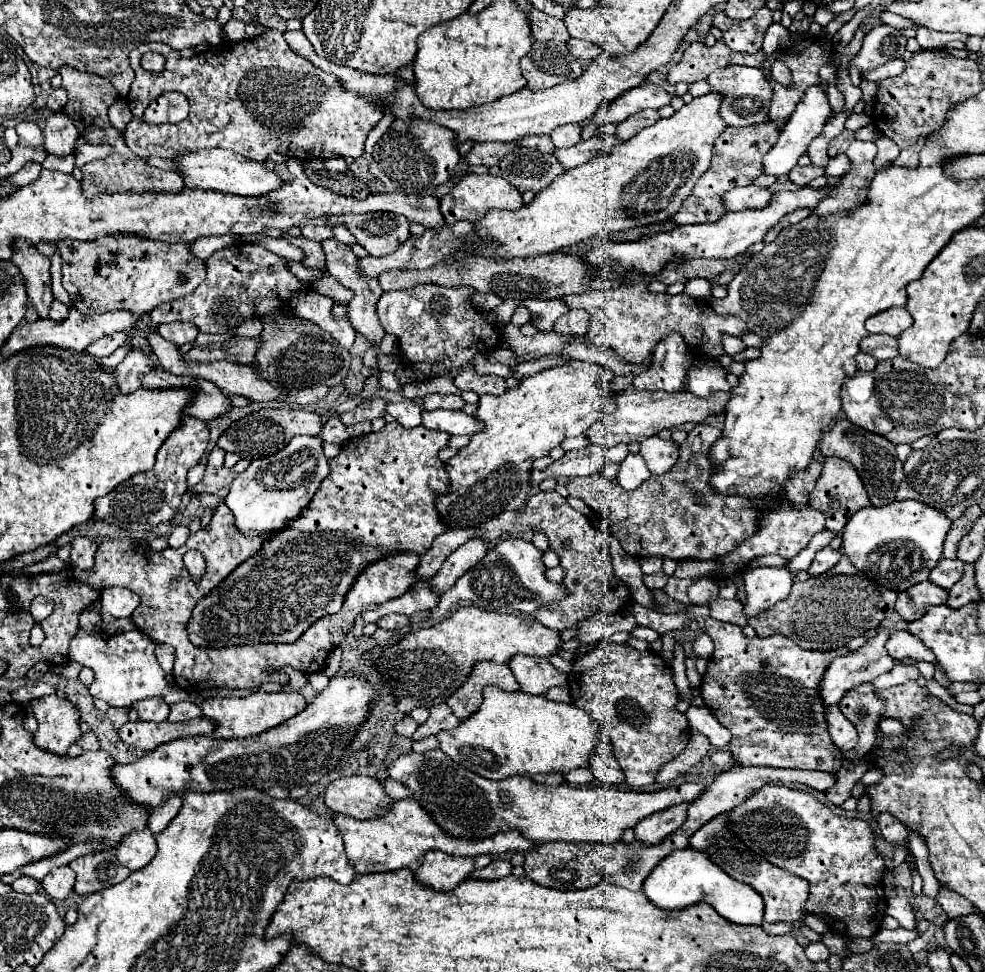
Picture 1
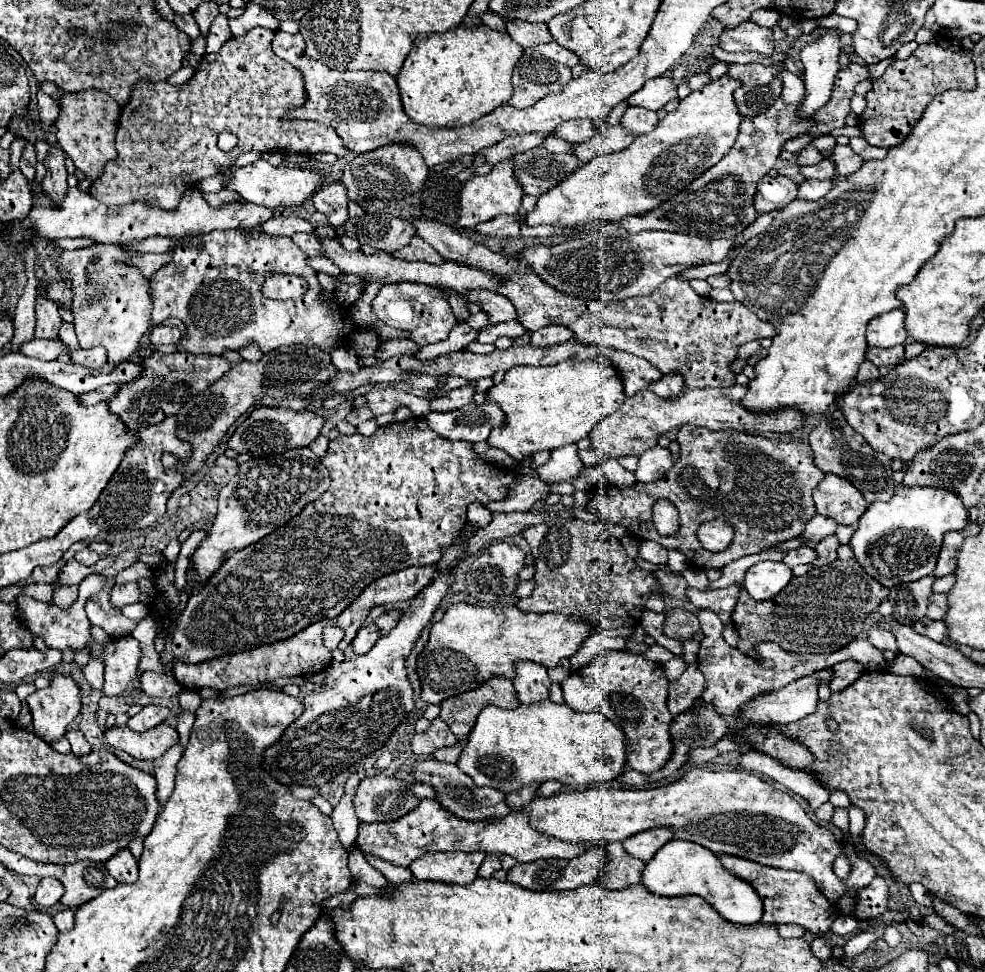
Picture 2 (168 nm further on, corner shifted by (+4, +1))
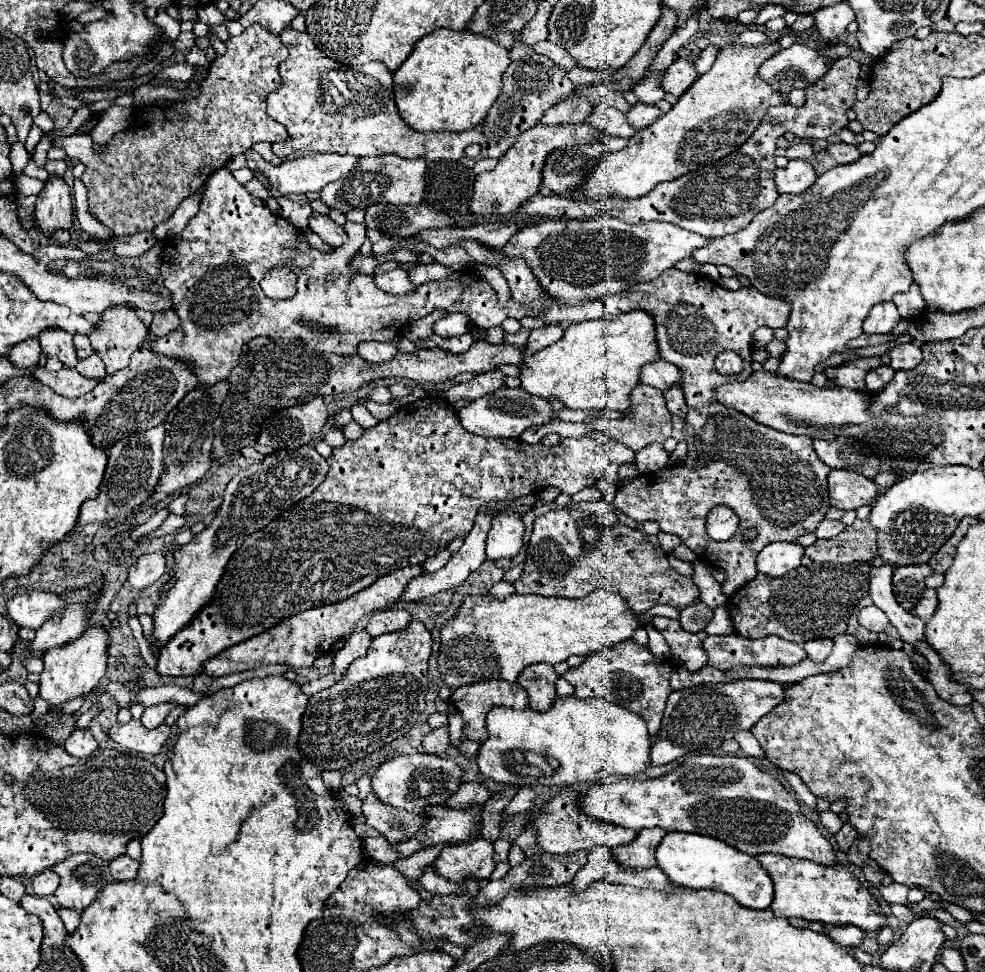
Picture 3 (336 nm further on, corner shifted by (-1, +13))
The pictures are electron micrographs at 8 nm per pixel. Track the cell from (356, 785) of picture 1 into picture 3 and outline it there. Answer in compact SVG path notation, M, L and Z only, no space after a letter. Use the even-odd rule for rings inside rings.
M408 754L396 756L376 768L372 776L372 792L382 804L390 804L402 810L420 812L426 804L440 804L458 790L462 768L452 758L440 758L432 754Z

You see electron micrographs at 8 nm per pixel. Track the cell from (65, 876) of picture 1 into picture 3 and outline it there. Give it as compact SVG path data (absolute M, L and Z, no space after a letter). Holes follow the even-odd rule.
M46 868L44 872L40 872L40 874L34 878L32 888L34 888L34 894L36 894L36 896L52 896L52 894L56 892L58 884L60 884L60 876L58 876L54 870Z

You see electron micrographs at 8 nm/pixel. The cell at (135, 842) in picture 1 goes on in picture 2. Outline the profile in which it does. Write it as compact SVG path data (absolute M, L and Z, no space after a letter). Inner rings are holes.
M125 848L121 852L117 852L113 858L109 858L105 862L105 868L109 870L109 874L123 884L135 882L137 880L137 860L133 858L133 854Z

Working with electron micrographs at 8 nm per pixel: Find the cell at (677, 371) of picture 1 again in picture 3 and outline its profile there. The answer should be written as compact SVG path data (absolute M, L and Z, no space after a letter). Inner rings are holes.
M676 384L676 386L670 386L666 392L664 392L664 398L666 398L666 406L668 410L678 416L678 418L686 418L686 402L684 402L684 392L682 388Z

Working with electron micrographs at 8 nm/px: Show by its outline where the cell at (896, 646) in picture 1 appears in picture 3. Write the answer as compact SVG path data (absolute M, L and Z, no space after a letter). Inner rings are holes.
M868 606L868 608L860 610L858 622L860 622L860 626L864 626L864 628L876 632L876 634L880 634L888 626L888 616L878 606Z

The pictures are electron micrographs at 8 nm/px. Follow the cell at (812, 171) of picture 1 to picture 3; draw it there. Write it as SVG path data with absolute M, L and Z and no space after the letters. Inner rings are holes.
M844 142L830 144L826 148L826 154L832 156L838 164L848 164L848 162L854 162L854 160L858 160L862 156L862 152L856 146L850 146L850 144L844 144Z

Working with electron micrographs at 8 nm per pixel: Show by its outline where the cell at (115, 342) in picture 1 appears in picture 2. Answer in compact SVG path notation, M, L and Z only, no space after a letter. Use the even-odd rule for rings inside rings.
M89 348L89 350L77 350L71 352L71 362L77 366L85 366L85 368L101 368L107 358L105 358L105 348Z

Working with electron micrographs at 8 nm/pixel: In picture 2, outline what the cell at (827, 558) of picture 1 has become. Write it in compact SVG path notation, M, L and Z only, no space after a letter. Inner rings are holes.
M825 536L817 542L815 550L817 550L817 560L811 564L813 568L815 566L823 566L823 564L829 564L837 558L837 548L839 548L839 542L837 542L837 536Z

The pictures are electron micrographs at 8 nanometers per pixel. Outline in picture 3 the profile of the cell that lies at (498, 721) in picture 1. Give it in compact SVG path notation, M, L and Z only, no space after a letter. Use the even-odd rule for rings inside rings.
M556 698L546 712L496 706L488 712L486 728L488 738L480 744L476 764L484 778L502 784L562 786L598 782L612 774L634 776L650 766L652 742L642 716L604 698Z

